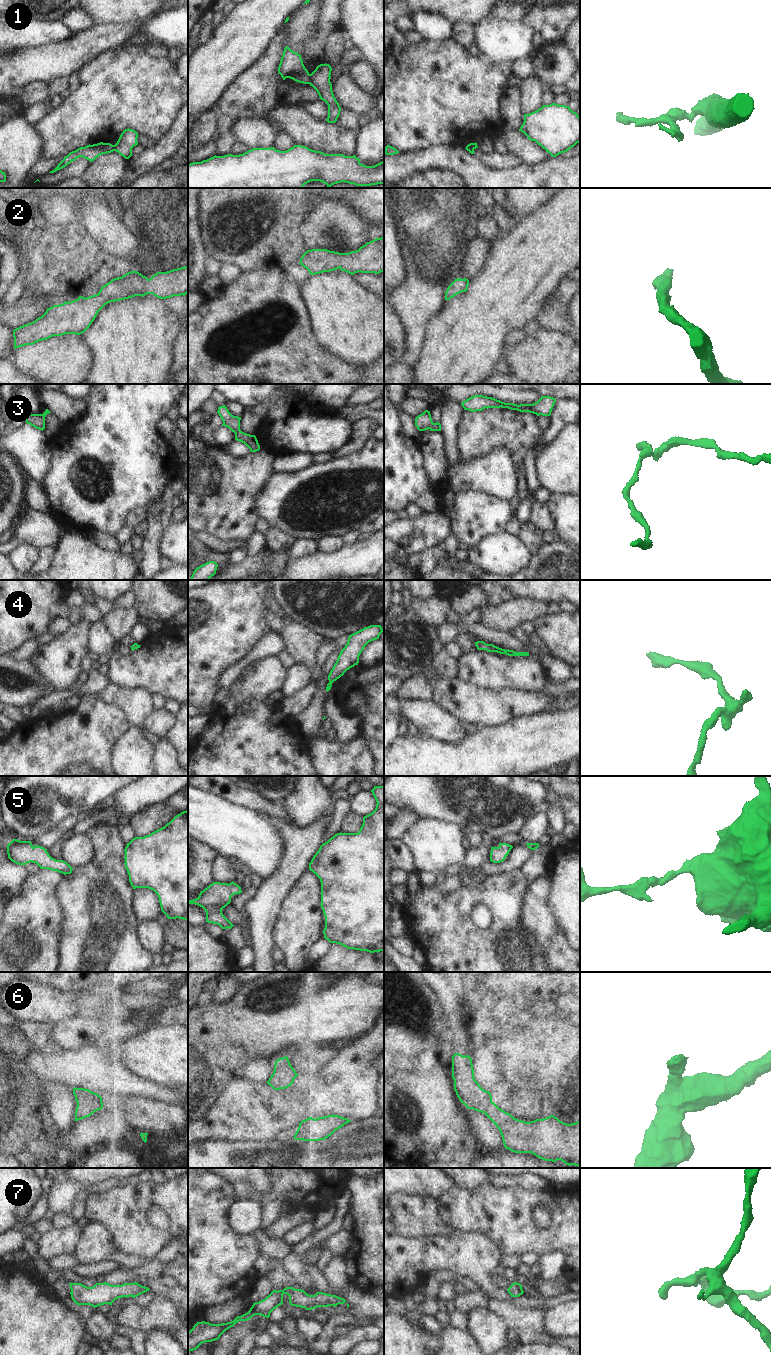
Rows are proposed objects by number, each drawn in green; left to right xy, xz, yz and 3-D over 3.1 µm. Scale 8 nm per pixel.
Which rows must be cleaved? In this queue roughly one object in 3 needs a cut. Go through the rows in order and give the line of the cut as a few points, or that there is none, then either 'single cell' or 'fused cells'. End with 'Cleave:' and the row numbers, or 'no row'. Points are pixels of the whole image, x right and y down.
1: xz (309, 74), (310, 83) | fused cells
2: no cut | single cell
3: no cut | single cell
4: no cut | single cell
5: no cut | single cell
6: no cut | single cell
7: no cut | single cell
Cleave: 1

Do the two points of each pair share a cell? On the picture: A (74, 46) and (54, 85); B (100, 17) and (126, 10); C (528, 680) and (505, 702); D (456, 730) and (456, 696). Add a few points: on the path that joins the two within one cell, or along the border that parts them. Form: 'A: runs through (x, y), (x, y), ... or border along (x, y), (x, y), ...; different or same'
A: border along (67, 77), (56, 77), (47, 83); different
B: runs through (106, 11), (120, 10); same
C: border along (493, 690), (541, 690); different
D: border along (436, 703), (465, 723); different

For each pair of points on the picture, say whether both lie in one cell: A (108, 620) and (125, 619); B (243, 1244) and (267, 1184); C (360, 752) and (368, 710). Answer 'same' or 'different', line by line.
A: same
B: different
C: different

